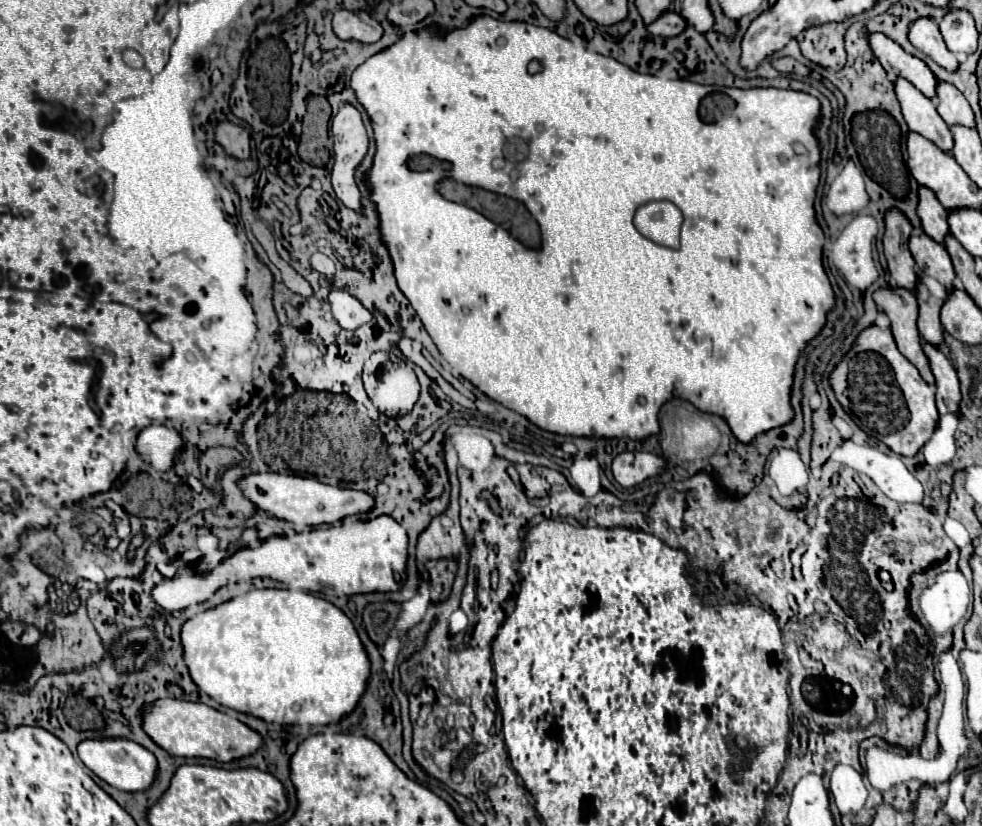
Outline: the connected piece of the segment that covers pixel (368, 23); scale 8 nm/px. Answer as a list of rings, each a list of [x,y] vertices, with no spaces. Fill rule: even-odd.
[[[337,9],[333,15],[333,31],[341,39],[373,43],[383,35],[383,27],[367,11]]]

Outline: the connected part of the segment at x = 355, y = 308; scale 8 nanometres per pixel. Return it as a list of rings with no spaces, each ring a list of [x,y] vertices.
[[[331,291],[329,293],[329,305],[331,305],[331,313],[335,317],[335,321],[343,327],[343,329],[357,329],[363,323],[371,321],[371,313],[355,299],[351,297],[347,291]]]

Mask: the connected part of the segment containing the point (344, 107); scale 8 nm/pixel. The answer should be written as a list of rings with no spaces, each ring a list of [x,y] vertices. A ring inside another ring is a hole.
[[[341,103],[339,113],[331,119],[331,133],[333,133],[333,141],[335,141],[335,147],[333,147],[335,149],[335,163],[333,163],[333,171],[331,171],[335,195],[341,195],[341,203],[347,203],[349,209],[361,211],[361,203],[359,203],[361,195],[359,195],[357,183],[353,179],[353,173],[355,173],[355,167],[361,163],[361,159],[367,153],[369,139],[367,139],[367,131],[363,127],[361,115],[351,103]]]

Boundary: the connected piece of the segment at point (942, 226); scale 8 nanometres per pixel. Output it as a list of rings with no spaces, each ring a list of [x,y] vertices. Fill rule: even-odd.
[[[919,187],[919,189],[917,189],[917,197],[919,197],[917,215],[919,215],[919,219],[921,219],[923,231],[925,231],[931,239],[943,243],[943,237],[945,237],[947,231],[949,231],[945,207],[937,201],[937,197],[935,197],[935,193],[933,193],[931,189]]]

